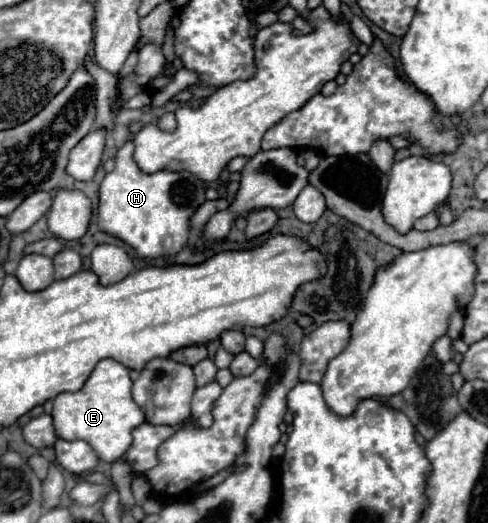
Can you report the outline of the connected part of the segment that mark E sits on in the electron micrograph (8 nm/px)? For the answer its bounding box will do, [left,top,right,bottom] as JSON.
[53,358,145,462]

